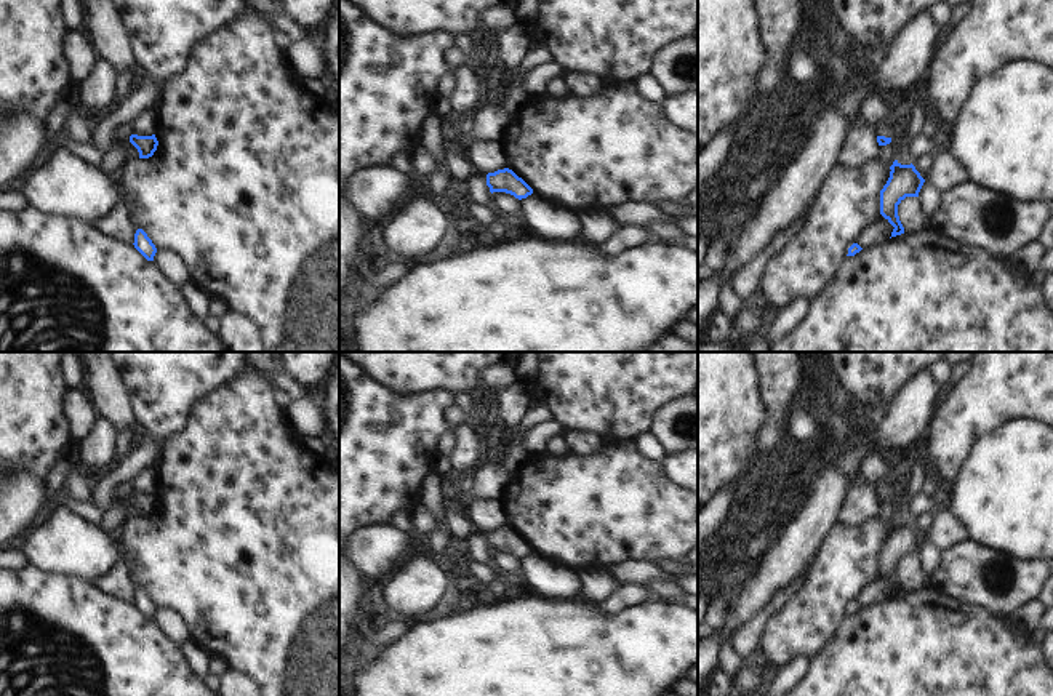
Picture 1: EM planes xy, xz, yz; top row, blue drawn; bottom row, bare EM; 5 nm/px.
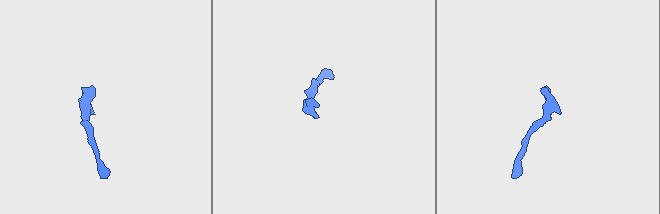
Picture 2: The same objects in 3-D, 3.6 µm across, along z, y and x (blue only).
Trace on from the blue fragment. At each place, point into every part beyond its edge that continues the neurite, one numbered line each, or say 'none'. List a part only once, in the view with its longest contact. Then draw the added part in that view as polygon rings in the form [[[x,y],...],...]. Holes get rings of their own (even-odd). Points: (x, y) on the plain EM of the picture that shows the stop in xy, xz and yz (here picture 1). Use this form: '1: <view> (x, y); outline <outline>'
none

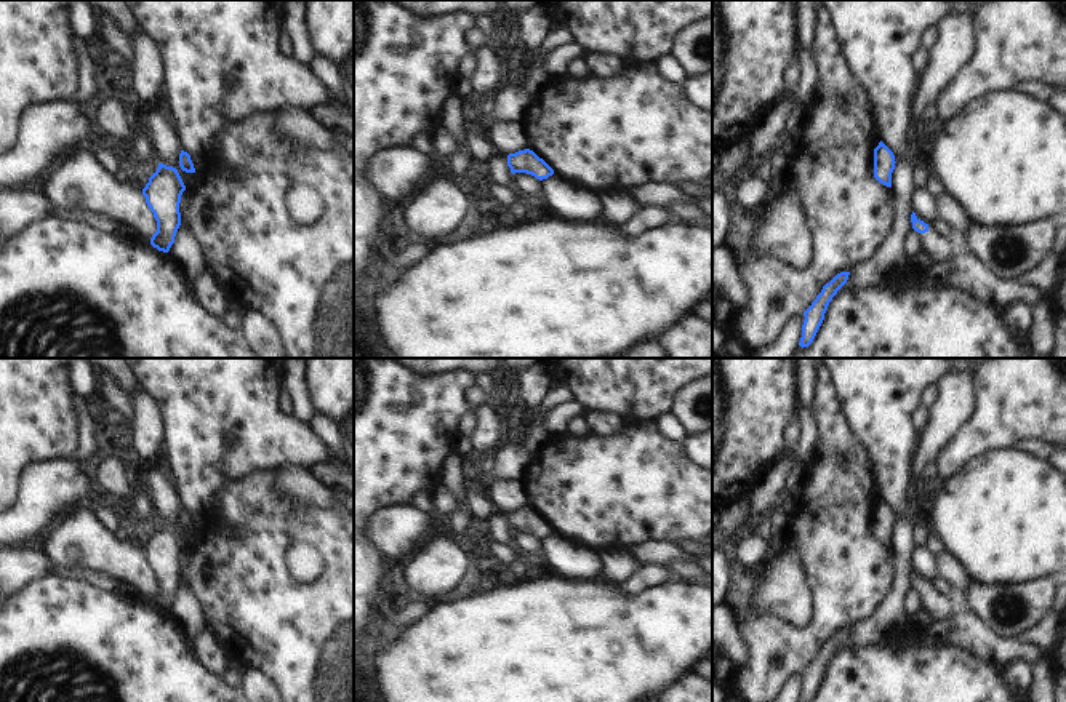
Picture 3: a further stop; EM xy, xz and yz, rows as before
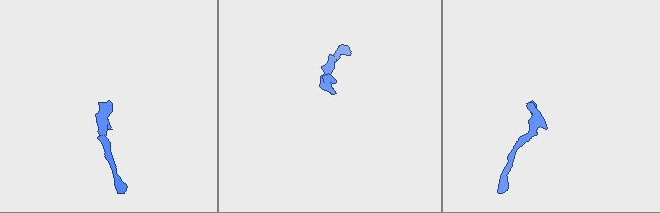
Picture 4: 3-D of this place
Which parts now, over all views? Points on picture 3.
1: yz (938, 606); outline [[[932,584],[925,592],[920,592],[920,604],[928,612],[933,622],[951,619],[959,606],[954,596],[941,595]]]

